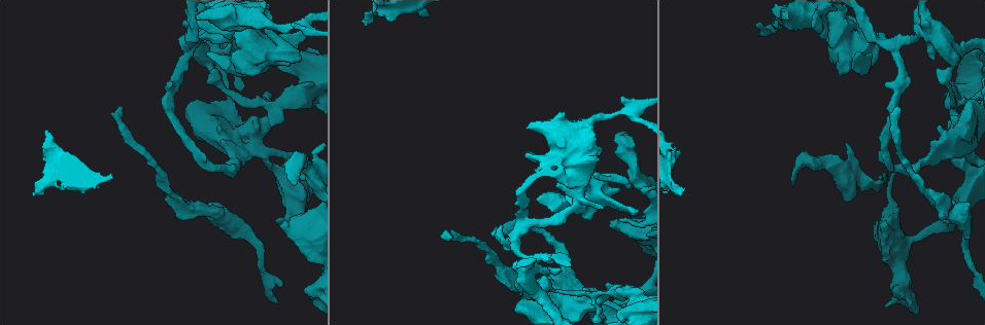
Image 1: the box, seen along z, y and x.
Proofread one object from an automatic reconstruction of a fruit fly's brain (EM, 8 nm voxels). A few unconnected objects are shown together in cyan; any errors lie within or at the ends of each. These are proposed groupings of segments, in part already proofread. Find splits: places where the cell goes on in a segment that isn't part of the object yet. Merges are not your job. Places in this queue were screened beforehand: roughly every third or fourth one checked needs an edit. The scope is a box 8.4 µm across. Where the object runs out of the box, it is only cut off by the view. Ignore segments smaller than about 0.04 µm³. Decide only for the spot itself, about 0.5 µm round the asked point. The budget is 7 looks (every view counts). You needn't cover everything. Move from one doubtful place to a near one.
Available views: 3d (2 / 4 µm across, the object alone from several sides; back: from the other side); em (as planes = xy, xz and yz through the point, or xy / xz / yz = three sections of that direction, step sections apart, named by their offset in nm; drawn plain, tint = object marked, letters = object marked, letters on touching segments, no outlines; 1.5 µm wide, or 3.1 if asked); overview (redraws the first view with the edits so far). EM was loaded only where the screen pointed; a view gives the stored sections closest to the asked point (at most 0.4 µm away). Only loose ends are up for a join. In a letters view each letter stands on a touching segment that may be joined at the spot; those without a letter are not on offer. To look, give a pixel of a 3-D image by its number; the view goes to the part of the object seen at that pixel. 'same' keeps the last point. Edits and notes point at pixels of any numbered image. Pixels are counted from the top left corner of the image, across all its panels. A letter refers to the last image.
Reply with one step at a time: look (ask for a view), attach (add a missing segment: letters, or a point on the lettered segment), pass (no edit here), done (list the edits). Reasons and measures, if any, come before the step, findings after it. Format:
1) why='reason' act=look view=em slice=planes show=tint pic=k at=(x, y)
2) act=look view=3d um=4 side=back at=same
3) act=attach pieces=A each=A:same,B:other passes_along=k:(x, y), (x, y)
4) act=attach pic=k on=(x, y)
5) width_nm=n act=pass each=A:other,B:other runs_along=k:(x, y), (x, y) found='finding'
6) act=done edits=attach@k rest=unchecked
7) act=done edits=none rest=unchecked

why='end of a long branch' act=look view=3d um=2 pic=1 at=(120, 108)

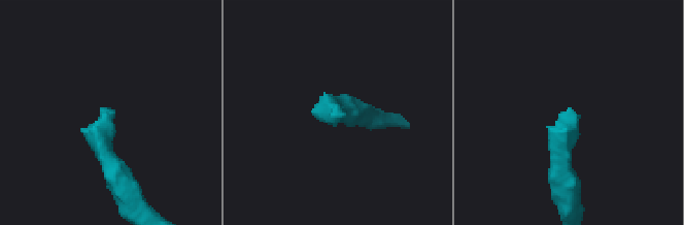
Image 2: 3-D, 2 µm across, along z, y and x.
act=look view=em slice=planes show=letters pic=2 at=(572, 112)

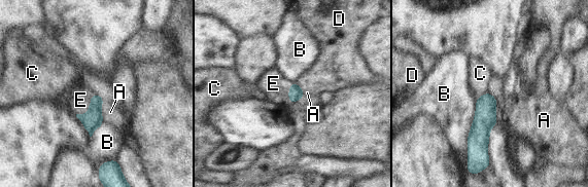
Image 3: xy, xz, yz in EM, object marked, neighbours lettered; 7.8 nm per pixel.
act=attach pieces=E each=A:other,B:other,C:other,D:other,E:same passes_along=3:(93, 119), (89, 109), (80, 100) found='it goes on there'

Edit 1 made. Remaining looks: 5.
act=look view=3d um=2 pic=1 at=(613, 222)

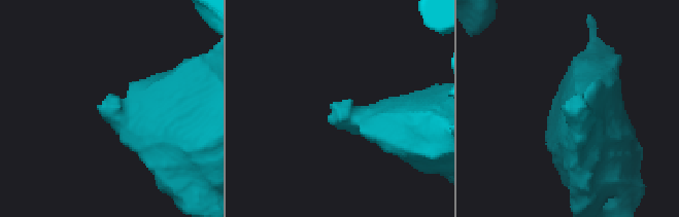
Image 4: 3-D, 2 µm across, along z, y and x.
act=look view=em slice=yz step=8 show=letters pic=4 at=(566, 102)

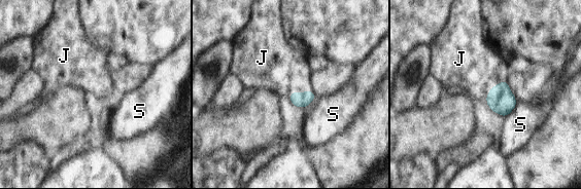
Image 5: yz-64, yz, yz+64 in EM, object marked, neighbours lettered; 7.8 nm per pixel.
act=look view=em slice=xy step=4 show=letters at=same

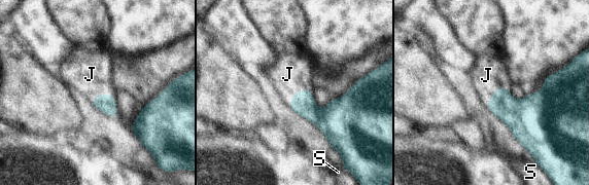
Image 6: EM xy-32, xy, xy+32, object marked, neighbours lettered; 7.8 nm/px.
act=attach pieces=J each=J:same,S:other passes_along=6:(517, 114), (494, 91), (486, 75) found='the cell continues'

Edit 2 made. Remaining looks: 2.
act=done edits=attach@3,attach@6 rest=unchecked

